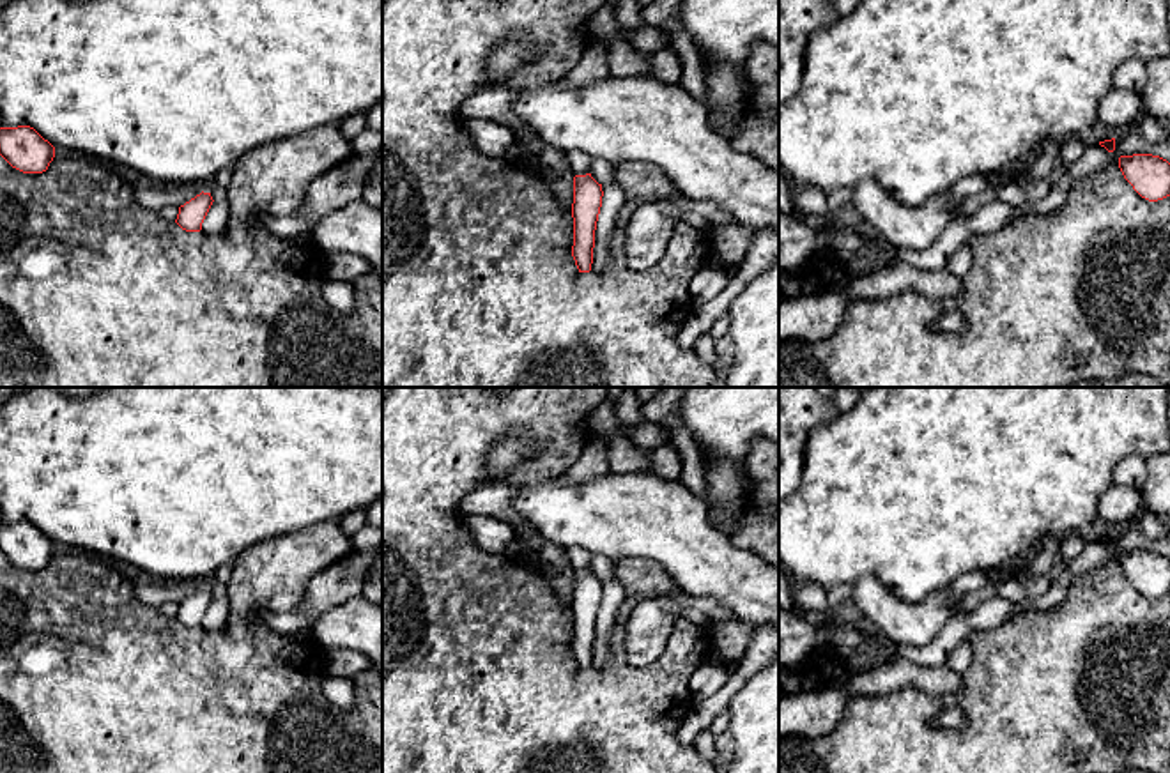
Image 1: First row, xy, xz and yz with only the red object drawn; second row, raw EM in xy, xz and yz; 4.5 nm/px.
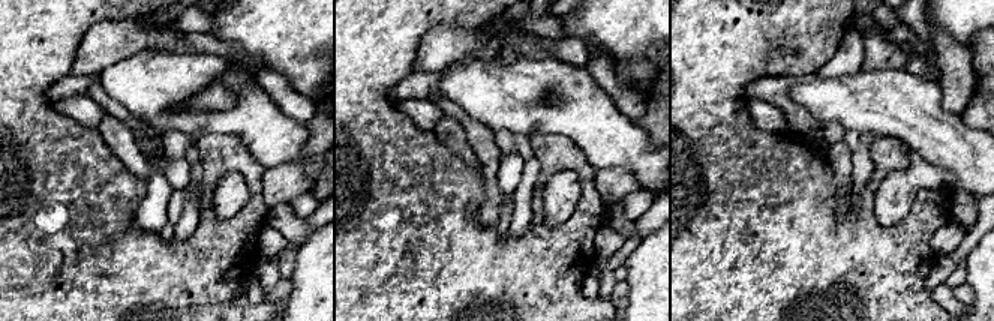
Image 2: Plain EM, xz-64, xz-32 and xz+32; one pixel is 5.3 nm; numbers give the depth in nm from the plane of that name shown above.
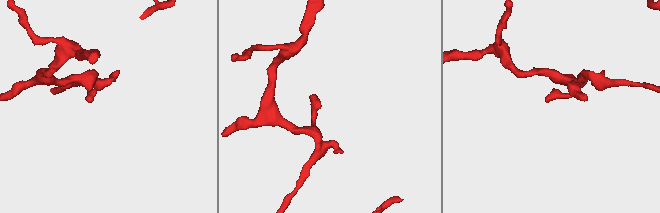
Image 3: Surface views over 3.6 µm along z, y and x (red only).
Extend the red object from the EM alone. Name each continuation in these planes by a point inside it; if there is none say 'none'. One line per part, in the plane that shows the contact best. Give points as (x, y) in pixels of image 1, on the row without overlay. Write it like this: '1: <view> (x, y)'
none

